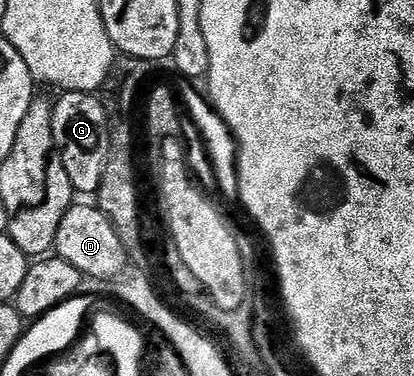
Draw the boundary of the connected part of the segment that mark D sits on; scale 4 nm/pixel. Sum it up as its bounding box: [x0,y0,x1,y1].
[54,202,130,282]

